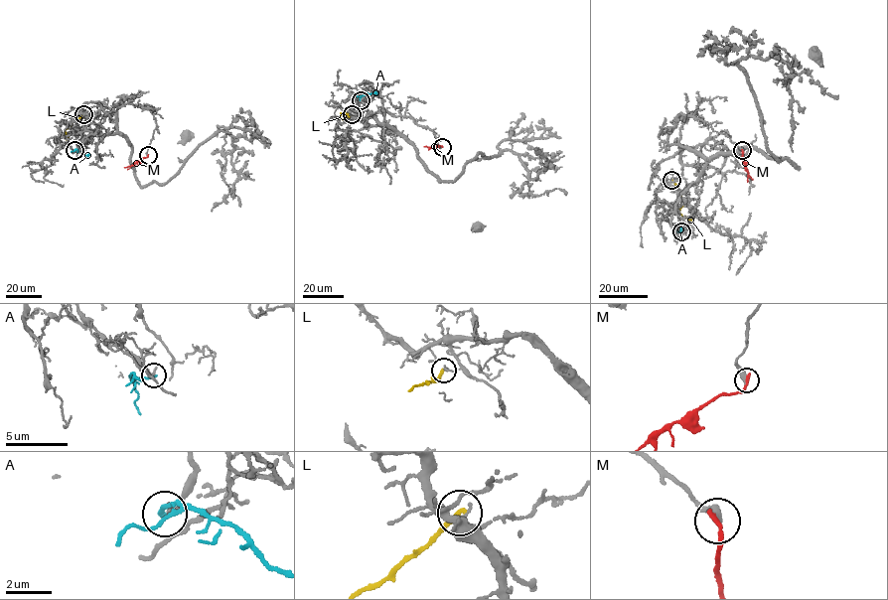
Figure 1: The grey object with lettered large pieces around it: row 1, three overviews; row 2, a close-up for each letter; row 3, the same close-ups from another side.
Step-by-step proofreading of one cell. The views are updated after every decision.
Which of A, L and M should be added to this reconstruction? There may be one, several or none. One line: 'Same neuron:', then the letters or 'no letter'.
Same neuron: no letter

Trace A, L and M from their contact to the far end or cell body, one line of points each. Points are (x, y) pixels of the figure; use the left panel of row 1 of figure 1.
A: (74, 150), (89, 155)
L: (83, 114), (65, 129), (67, 141)
M: (148, 156), (124, 168)

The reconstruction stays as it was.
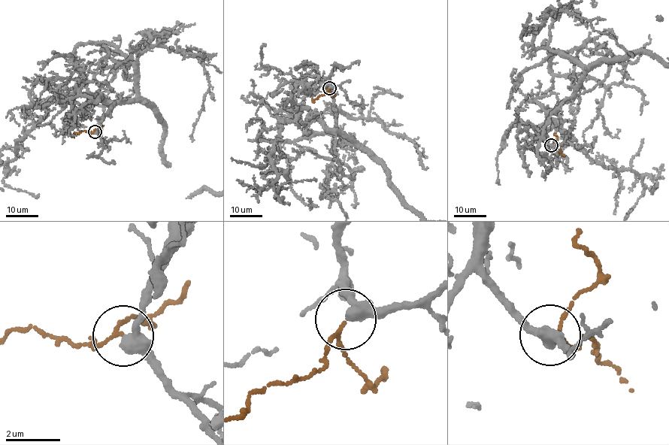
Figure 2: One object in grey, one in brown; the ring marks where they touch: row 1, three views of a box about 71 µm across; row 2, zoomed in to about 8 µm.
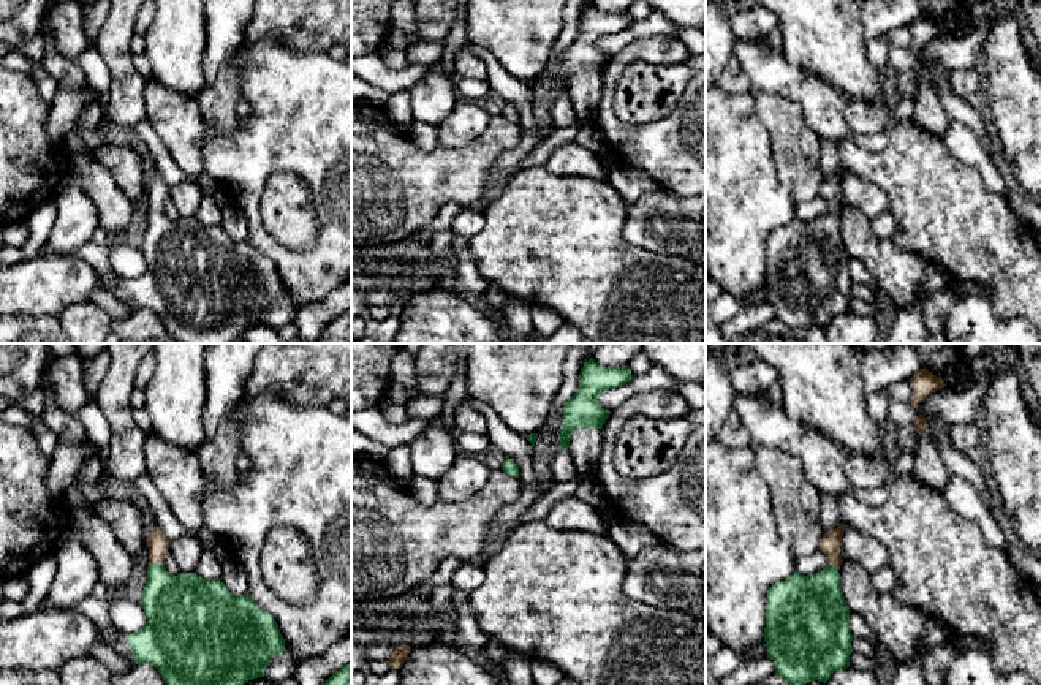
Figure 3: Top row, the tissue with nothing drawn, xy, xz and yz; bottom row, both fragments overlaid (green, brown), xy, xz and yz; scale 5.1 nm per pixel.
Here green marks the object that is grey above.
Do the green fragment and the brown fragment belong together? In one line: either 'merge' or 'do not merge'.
merge

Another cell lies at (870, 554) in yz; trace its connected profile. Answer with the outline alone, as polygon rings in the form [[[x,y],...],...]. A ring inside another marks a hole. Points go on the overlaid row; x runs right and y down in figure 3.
[[[853,527],[843,530],[840,554],[842,560],[859,563],[869,574],[889,565],[889,552],[884,544]]]

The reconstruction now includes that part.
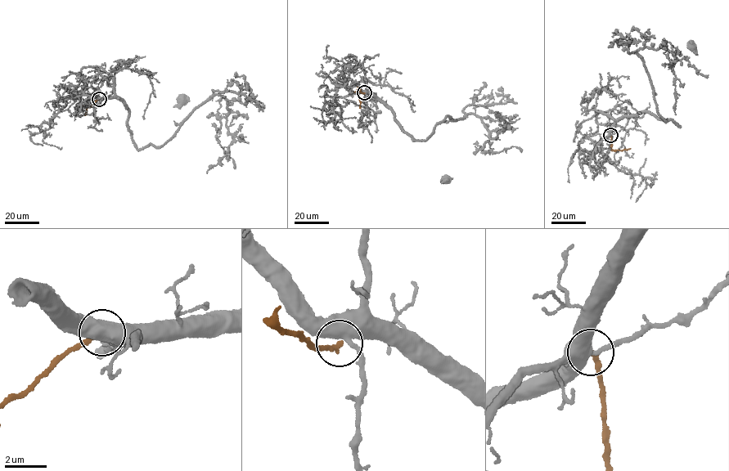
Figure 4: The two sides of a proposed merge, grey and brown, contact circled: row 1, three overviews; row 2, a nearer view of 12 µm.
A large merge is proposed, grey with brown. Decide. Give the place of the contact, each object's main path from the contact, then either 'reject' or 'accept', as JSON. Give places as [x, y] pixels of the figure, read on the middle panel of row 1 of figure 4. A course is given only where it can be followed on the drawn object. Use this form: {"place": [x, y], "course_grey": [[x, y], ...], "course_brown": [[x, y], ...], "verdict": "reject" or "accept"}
{"place": [364, 92], "course_grey": [[364, 92], [383, 100], [413, 140], [426, 140], [445, 117], [477, 115], [489, 139], [445, 180]], "course_brown": [[364, 92], [357, 91], [360, 108]], "verdict": "reject"}

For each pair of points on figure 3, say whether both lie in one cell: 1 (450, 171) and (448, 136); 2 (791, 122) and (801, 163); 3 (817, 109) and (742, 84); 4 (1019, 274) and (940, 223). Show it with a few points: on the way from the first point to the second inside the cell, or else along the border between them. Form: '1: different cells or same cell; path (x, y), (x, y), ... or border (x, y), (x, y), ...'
1: different cells; border (481, 133), (462, 146), (443, 147), (439, 144)
2: same cell; path (791, 132), (798, 154)
3: different cells; border (734, 54), (753, 87)
4: same cell; path (1000, 255), (989, 244), (959, 225)

